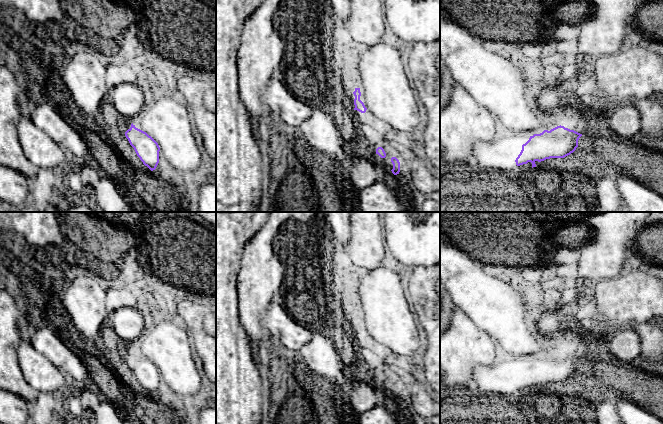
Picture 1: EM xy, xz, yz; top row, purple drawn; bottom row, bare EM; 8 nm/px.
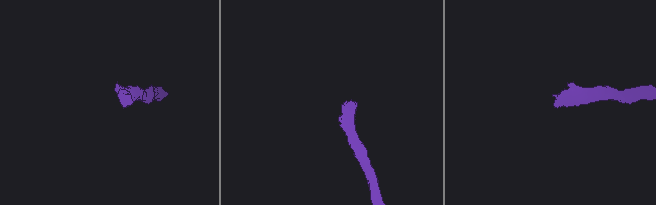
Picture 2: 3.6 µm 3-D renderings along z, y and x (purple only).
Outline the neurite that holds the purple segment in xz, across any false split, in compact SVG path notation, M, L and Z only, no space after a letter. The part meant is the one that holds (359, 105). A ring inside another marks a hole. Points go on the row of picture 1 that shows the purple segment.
M363 44L362 46L357 46L357 58L352 63L352 68L348 70L346 74L341 76L341 86L343 88L354 88L353 92L354 99L354 110L361 113L365 113L367 110L365 89L362 82L361 72L360 72L360 60L362 56L370 49L370 46Z

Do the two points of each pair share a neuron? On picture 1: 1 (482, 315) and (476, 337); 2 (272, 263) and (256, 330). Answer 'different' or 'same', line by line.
1: different
2: same

